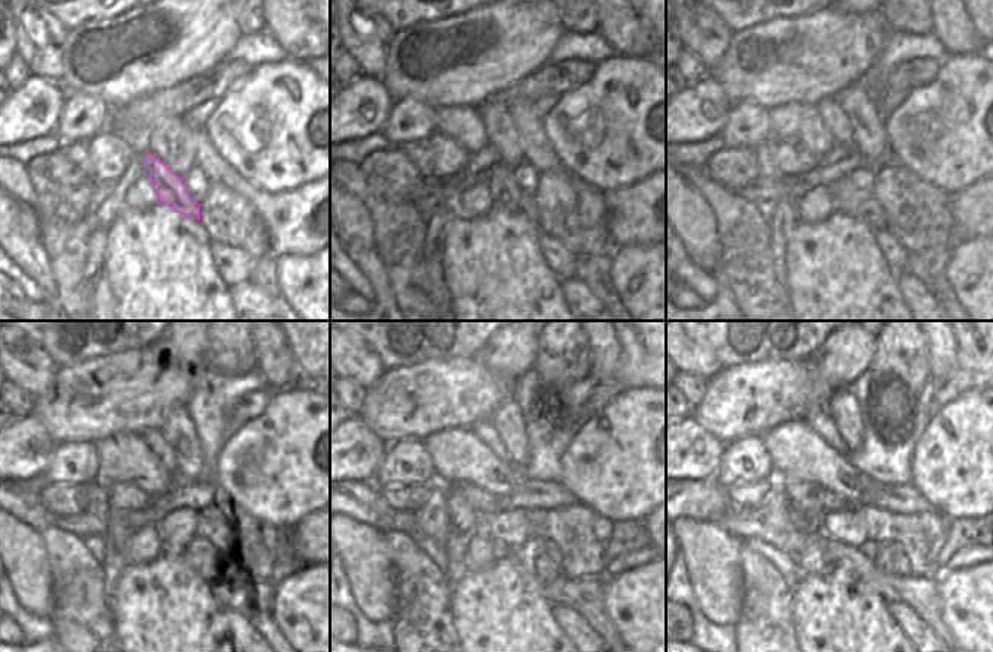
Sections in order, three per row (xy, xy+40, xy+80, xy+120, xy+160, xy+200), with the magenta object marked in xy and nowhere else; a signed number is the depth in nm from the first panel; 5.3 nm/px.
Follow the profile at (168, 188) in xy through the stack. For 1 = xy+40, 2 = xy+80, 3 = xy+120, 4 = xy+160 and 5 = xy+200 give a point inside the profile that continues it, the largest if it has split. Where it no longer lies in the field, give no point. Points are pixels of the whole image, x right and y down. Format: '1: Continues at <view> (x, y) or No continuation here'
1: Continues at xy+40 (504, 191)
2: Continues at xy+80 (869, 209)
3: Continues at xy+120 (198, 544)
4: Continues at xy+160 (534, 544)
5: Continues at xy+200 (900, 565)

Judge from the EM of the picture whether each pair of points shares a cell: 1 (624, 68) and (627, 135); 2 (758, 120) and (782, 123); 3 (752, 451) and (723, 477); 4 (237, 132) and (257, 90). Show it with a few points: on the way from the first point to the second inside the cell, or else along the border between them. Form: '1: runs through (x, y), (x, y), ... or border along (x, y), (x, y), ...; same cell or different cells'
1: runs through (624, 84), (627, 119); same cell
2: border along (768, 111), (773, 137); different cells
3: runs through (744, 456), (731, 469); same cell
4: runs through (248, 122), (254, 116), (257, 101); same cell

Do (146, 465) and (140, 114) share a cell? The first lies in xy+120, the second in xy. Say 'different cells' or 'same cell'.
different cells

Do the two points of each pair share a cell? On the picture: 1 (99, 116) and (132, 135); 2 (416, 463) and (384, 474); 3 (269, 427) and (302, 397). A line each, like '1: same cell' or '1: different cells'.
1: different cells
2: same cell
3: same cell

